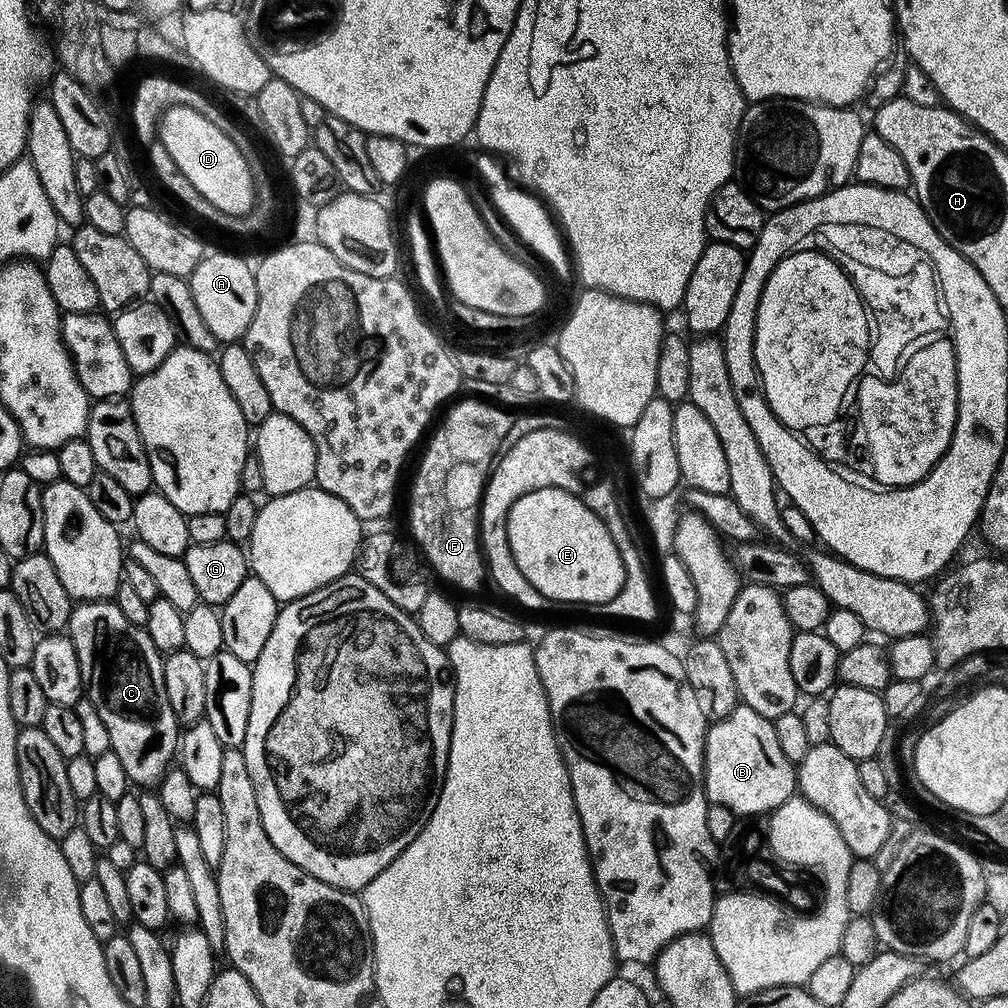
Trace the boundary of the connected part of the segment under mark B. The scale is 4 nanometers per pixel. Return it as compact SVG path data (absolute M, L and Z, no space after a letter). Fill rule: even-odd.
M737 706L726 718L715 721L704 737L704 793L713 804L726 806L737 817L763 817L781 808L798 792L797 769L782 754L778 746L778 734L774 734L771 720L743 706Z

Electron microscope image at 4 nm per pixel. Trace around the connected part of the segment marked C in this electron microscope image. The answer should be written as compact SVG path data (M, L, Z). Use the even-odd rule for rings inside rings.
M94 600L80 602L73 607L66 635L77 651L86 698L94 702L102 722L106 722L106 730L110 730L110 751L118 754L133 785L141 784L139 787L144 790L159 785L177 755L182 728L176 723L174 710L170 710L170 698L166 698L164 685L164 661L154 642L150 642L150 634L143 627L132 625L115 602Z

